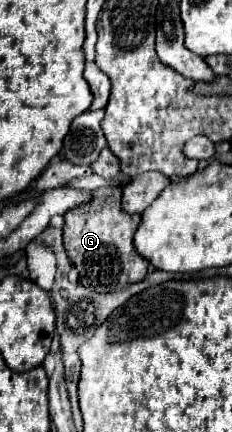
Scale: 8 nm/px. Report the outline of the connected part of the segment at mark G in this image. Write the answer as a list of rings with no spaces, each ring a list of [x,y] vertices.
[[[99,188],[93,192],[93,202],[73,208],[65,214],[65,226],[63,226],[63,246],[67,256],[71,258],[73,266],[79,270],[79,284],[85,288],[91,288],[95,292],[117,292],[127,288],[129,284],[141,282],[147,276],[149,262],[141,258],[133,248],[133,234],[141,222],[139,214],[125,214],[121,210],[121,188]]]

